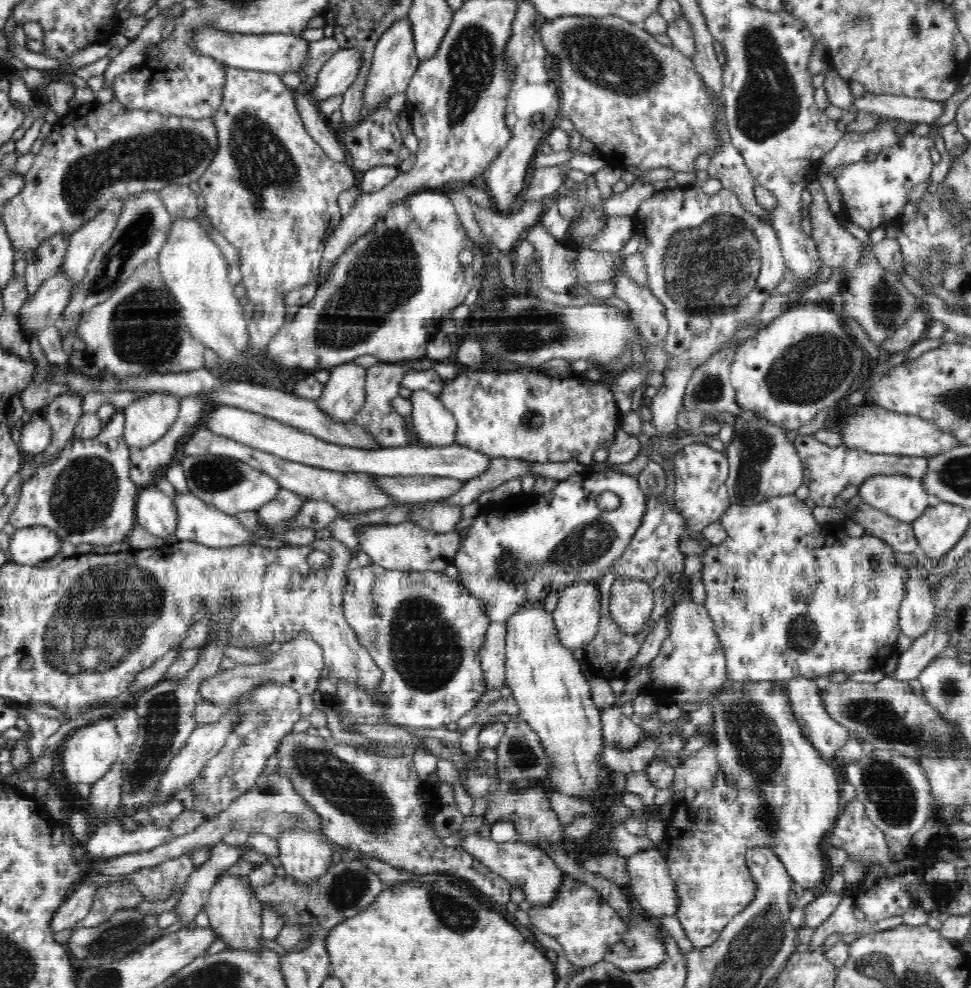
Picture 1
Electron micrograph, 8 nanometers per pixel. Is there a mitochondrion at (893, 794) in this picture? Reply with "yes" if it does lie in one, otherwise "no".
yes

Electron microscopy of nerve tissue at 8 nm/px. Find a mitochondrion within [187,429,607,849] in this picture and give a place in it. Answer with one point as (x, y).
(426, 651)

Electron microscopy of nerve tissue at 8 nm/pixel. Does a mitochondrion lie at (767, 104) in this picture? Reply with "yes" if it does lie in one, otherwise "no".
yes

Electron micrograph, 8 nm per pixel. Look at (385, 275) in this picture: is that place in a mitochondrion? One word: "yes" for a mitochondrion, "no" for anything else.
yes

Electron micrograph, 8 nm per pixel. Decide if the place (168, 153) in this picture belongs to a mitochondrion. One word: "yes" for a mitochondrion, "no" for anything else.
yes

